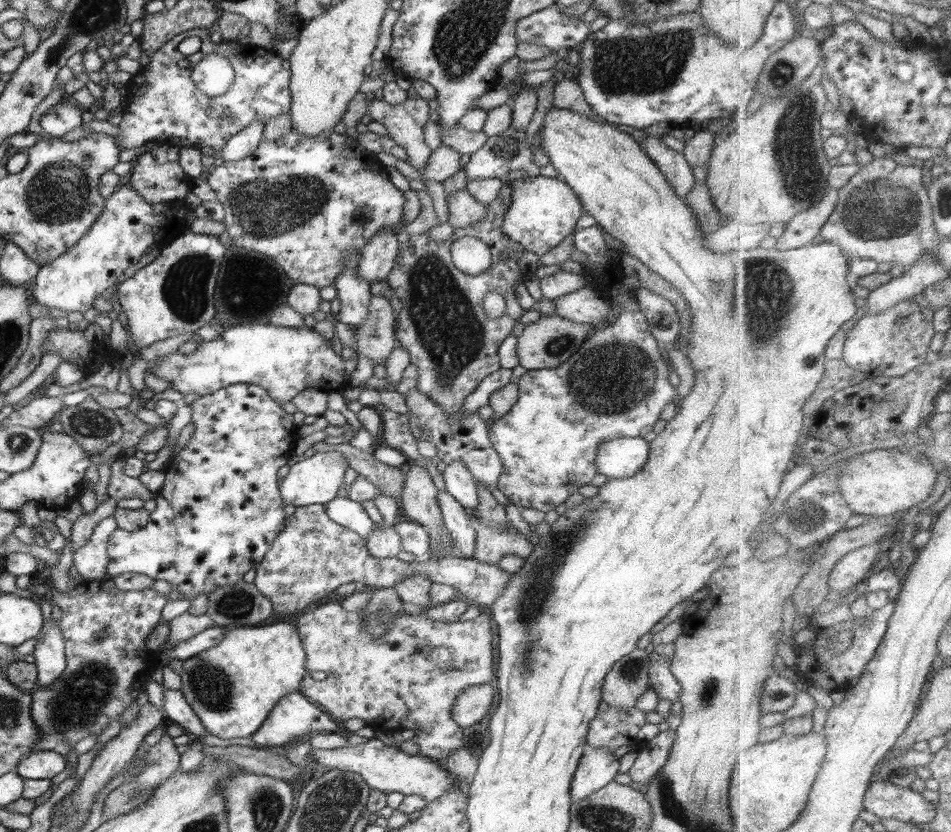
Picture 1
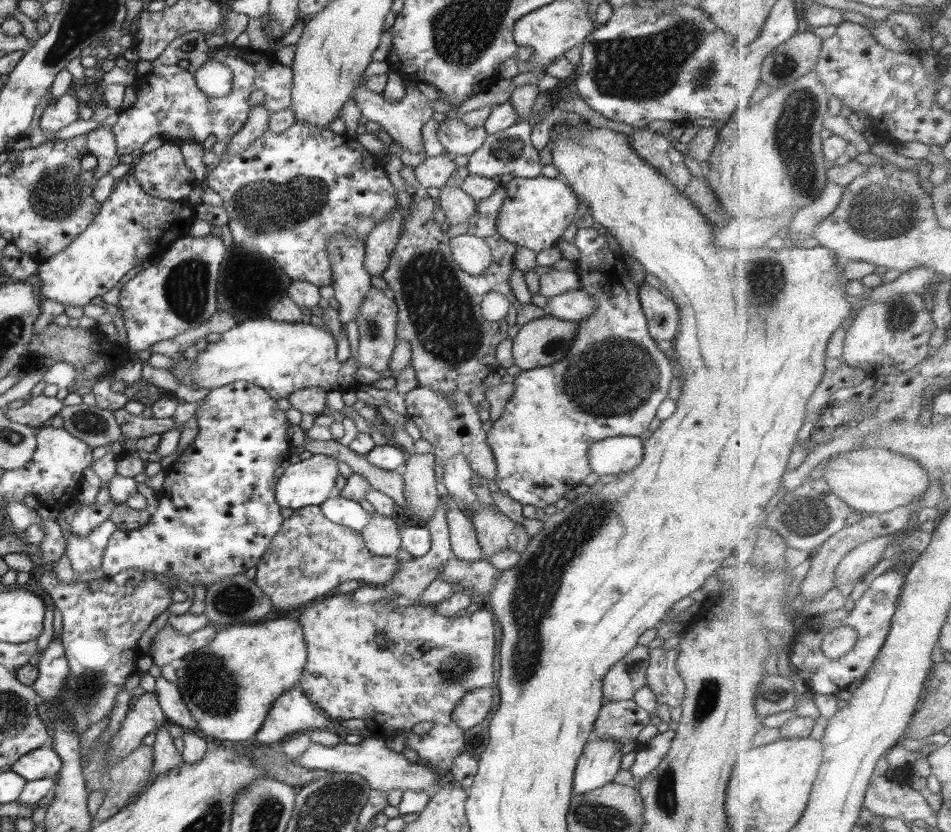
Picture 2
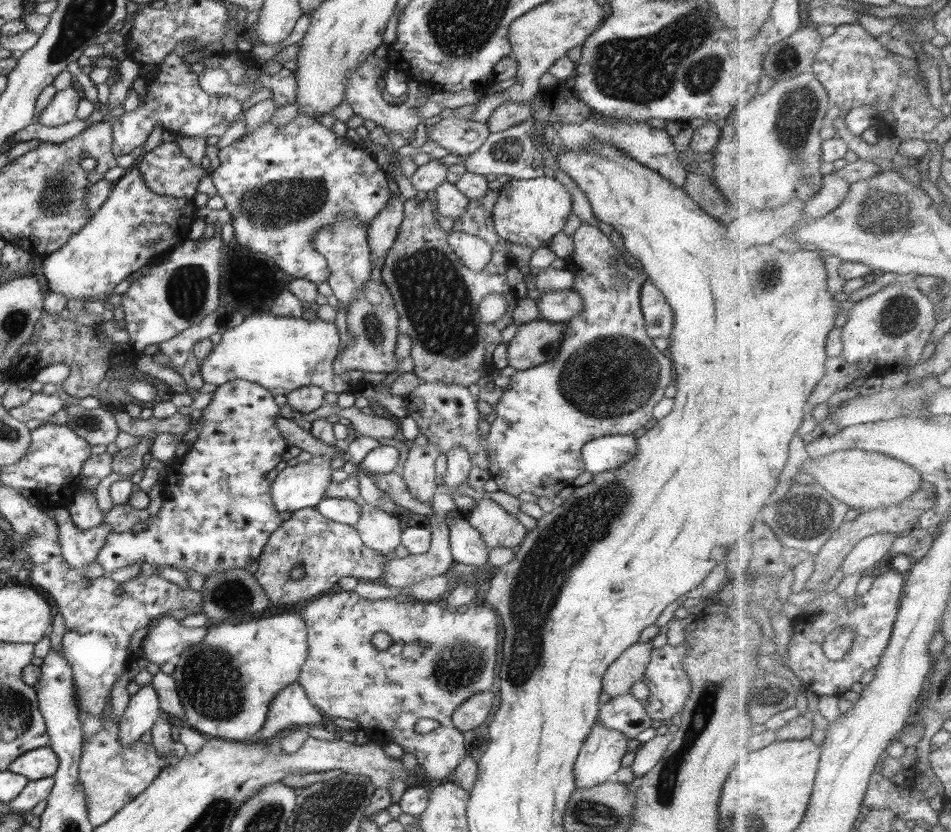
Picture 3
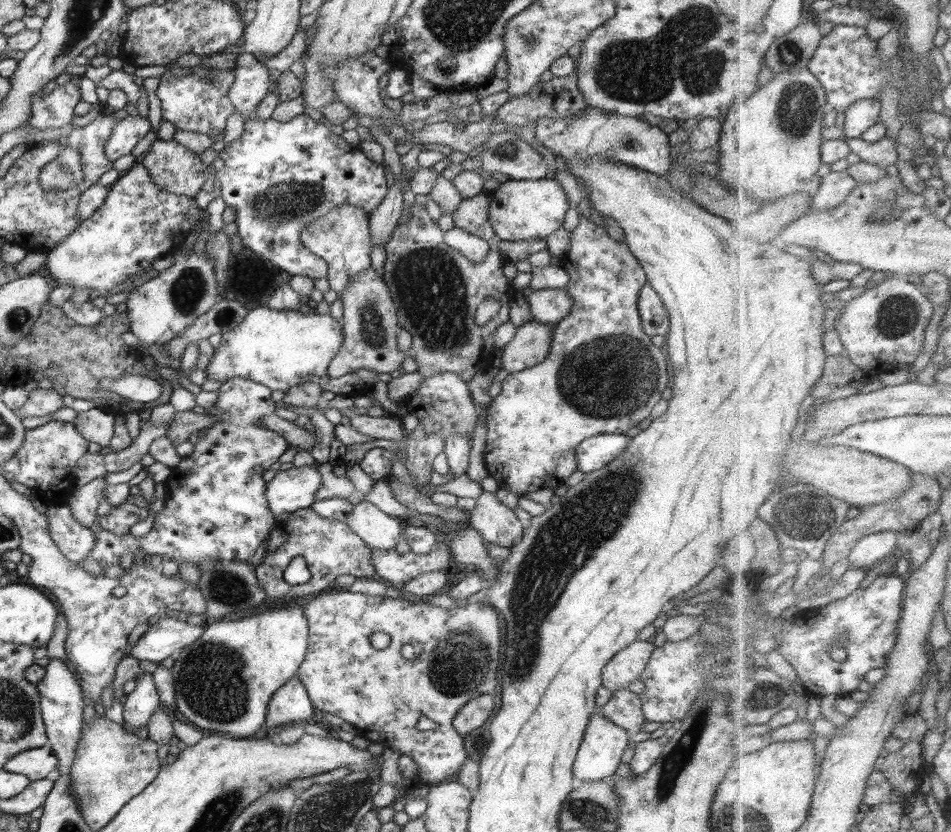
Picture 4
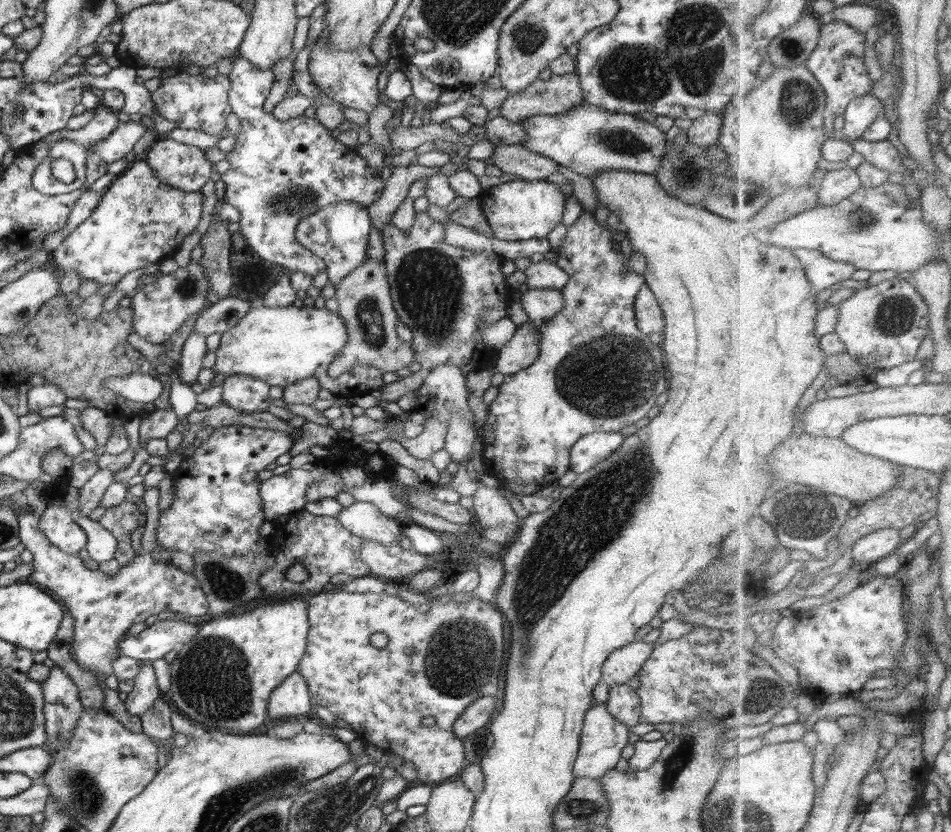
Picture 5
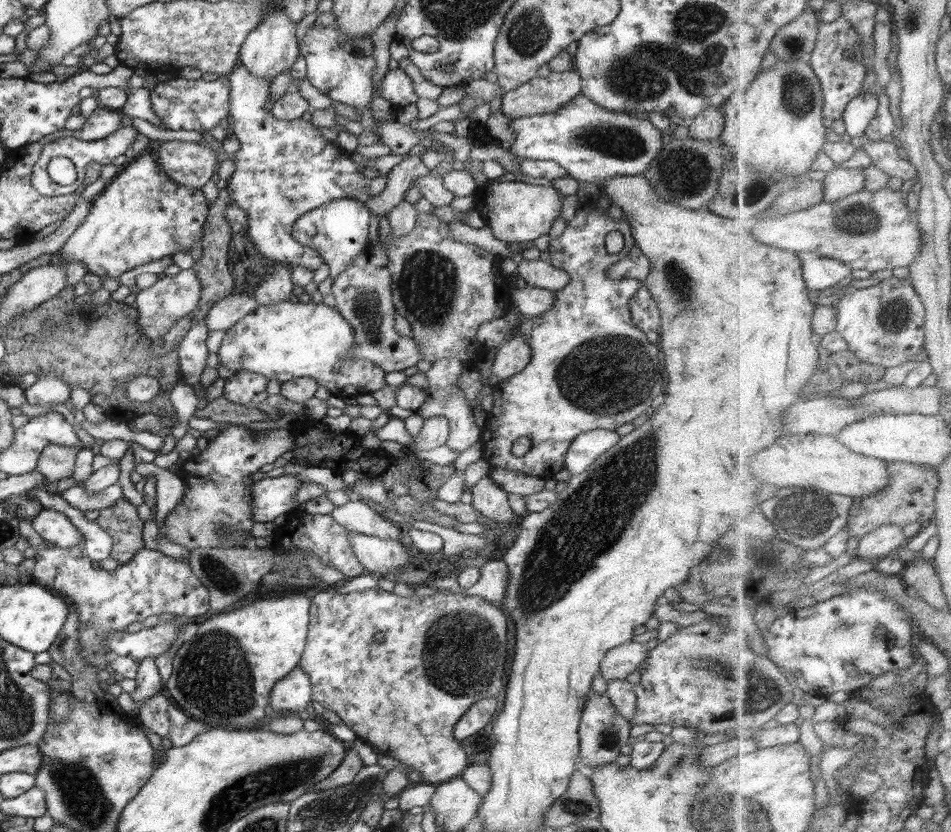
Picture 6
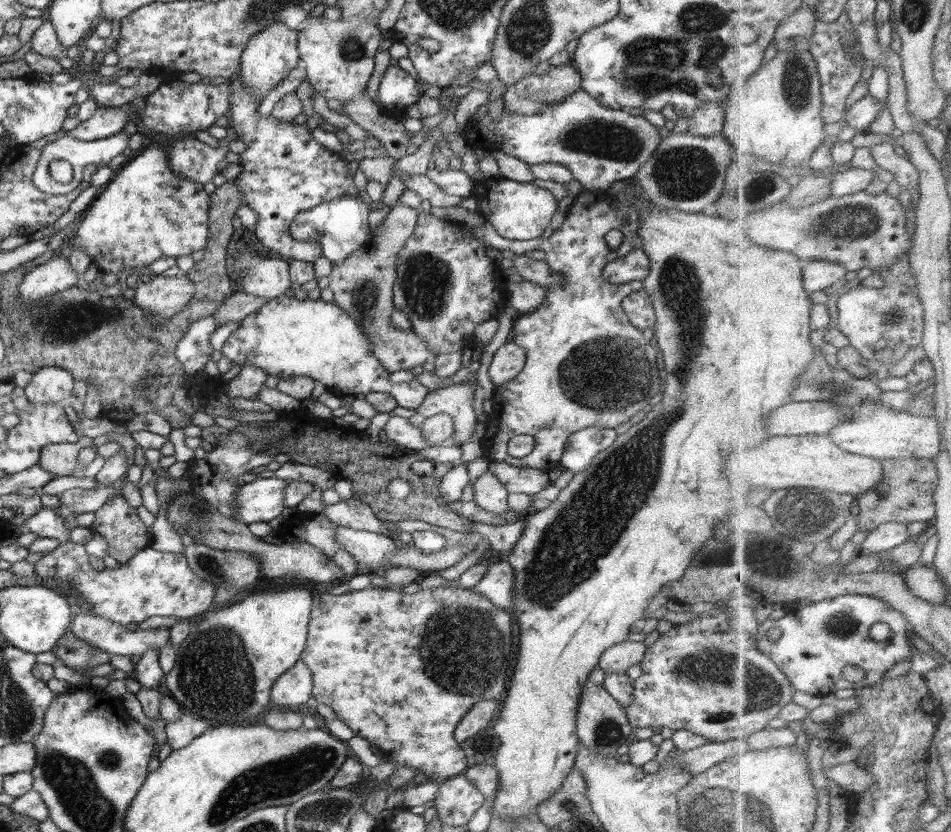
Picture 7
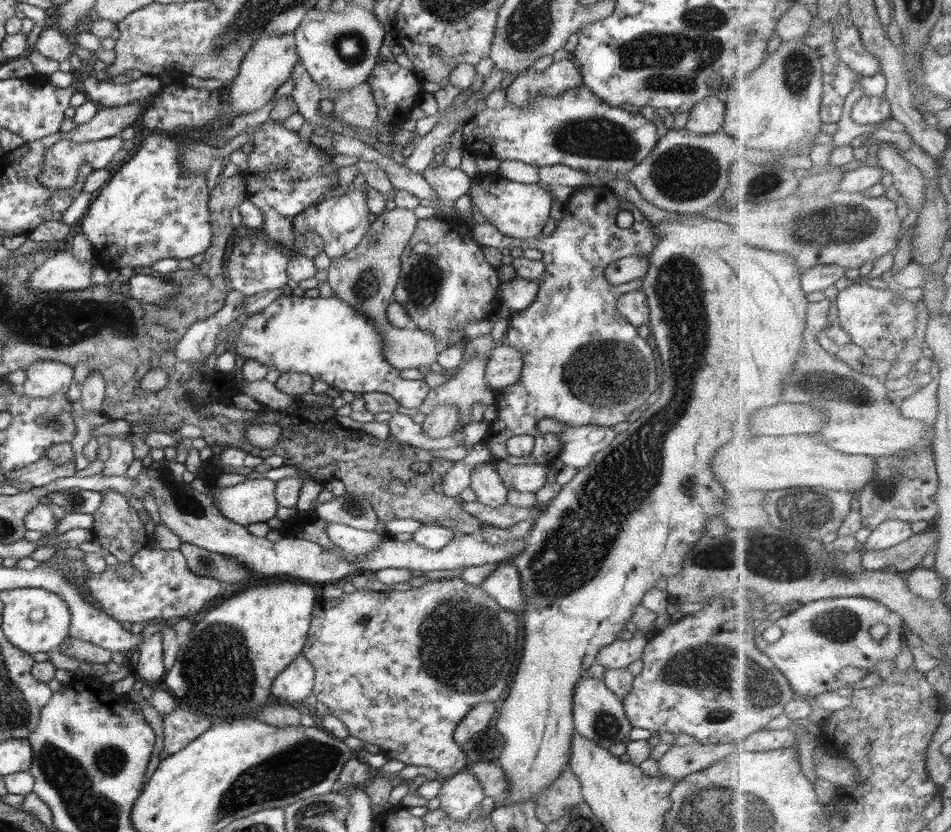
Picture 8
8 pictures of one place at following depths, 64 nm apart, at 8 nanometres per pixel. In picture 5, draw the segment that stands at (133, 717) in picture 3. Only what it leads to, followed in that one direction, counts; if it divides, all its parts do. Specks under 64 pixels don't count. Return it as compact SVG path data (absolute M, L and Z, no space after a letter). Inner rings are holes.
M146 661L146 665L139 669L133 680L134 688L127 694L125 707L128 714L140 717L148 712L156 699L161 696L151 661Z

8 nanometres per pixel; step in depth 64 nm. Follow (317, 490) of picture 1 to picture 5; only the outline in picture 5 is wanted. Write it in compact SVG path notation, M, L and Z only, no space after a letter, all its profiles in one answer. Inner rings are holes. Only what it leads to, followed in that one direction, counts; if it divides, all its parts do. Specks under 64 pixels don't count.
M296 468L261 481L258 496L264 504L262 511L266 521L275 522L279 516L289 515L306 507L306 491L315 482L315 473Z

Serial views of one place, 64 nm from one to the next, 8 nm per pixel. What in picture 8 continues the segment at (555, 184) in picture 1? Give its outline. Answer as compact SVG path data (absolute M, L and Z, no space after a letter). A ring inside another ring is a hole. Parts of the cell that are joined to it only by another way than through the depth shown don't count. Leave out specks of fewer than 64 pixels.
M499 172L478 174L472 179L469 194L471 202L492 223L498 232L510 238L536 238L550 216L553 196L541 184L522 184L504 178Z

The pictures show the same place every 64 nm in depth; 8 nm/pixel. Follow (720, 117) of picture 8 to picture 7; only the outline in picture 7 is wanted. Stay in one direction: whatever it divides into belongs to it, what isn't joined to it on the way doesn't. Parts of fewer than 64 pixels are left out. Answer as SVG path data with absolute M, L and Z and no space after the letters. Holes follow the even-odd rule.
M705 102L688 118L688 132L694 136L716 136L723 131L725 114L718 102Z

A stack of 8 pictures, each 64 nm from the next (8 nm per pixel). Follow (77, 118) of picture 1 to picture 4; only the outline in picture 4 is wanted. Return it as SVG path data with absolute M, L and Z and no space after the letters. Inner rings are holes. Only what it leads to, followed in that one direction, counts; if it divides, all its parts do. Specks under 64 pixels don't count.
M73 76L67 84L56 86L48 95L44 95L44 89L36 93L32 97L32 112L29 121L16 129L21 129L26 125L40 130L70 125L75 117L74 108L81 101L80 82L80 77Z

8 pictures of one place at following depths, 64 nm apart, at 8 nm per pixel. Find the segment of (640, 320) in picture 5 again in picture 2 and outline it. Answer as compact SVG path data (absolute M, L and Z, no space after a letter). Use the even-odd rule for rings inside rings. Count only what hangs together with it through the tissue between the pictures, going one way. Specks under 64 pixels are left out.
M645 281L639 288L639 300L652 338L672 341L679 331L679 308L676 304Z

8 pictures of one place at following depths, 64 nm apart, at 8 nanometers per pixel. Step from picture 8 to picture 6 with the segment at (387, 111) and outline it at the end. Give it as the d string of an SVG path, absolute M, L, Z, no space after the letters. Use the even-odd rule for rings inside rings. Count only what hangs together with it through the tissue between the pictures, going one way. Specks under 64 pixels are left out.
M399 67L389 70L382 80L381 88L382 98L390 101L397 109L416 103L419 98L414 91L412 79Z

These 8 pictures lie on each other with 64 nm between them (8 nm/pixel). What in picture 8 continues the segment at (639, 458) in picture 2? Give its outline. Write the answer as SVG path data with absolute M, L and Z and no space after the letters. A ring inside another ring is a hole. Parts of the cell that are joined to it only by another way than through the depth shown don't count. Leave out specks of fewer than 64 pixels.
M545 418L540 420L537 427L545 433L558 433L561 438L561 446L559 458L564 462L566 466L572 466L572 468L581 469L587 467L594 455L600 452L603 448L606 448L617 435L612 427L596 426L596 425L584 425L584 426L564 426L561 422L557 422L553 418Z

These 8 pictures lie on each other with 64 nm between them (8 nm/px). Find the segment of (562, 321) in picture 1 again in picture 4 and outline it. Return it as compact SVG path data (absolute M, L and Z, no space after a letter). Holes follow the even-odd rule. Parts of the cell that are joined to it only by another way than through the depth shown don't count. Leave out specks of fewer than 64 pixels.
M534 320L520 325L517 327L513 339L502 348L501 368L509 370L511 373L517 373L532 366L536 366L536 364L540 364L549 355L552 337L553 325Z

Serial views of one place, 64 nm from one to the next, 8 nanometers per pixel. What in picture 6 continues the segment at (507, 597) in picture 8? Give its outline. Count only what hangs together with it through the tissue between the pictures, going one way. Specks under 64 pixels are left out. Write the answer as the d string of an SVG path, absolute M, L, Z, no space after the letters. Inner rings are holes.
M486 559L486 563L480 567L480 579L466 590L466 594L478 595L488 602L501 606L509 574L508 566L502 560Z

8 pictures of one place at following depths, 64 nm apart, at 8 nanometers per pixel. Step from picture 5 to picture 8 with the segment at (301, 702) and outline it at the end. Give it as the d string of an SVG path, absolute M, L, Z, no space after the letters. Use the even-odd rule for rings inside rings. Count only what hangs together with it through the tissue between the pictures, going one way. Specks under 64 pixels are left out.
M299 654L271 684L271 693L279 704L302 702L313 692L315 670L309 660Z

